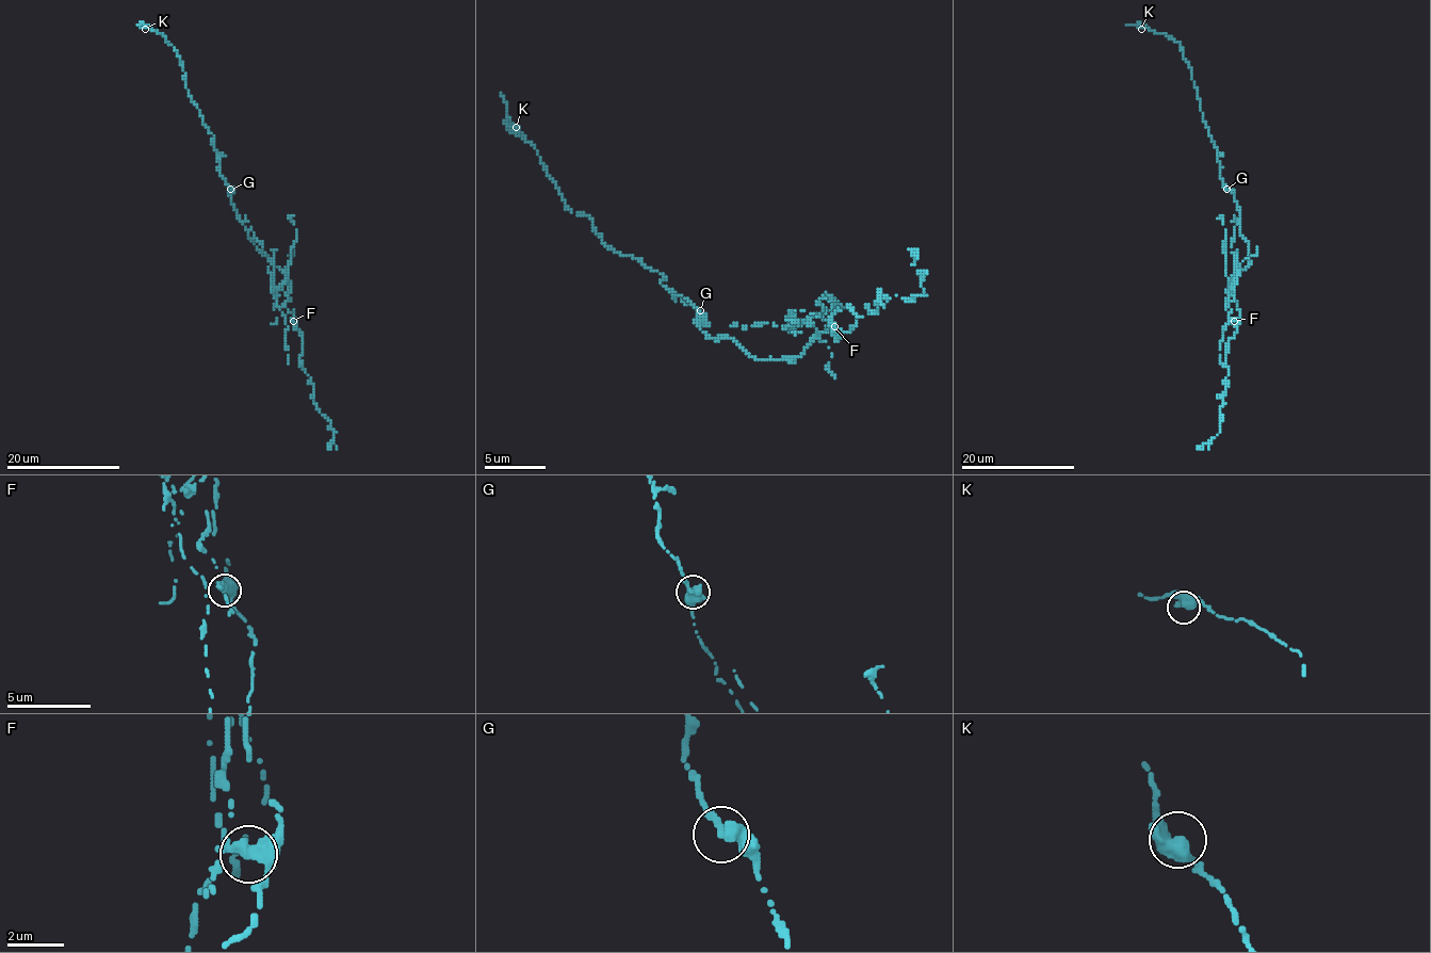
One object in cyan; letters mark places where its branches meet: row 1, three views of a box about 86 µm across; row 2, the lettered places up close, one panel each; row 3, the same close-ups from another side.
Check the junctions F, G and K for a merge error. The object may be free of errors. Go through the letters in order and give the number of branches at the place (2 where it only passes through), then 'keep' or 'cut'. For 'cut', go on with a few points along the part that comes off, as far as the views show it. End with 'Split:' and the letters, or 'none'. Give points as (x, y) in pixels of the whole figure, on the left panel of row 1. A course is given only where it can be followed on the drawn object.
F: 2 | cut | (293, 320), (279, 310), (272, 293), (289, 276), (292, 246), (297, 233), (292, 221), (294, 214)
G: 2 | keep
K: 2 | keep
Split: F

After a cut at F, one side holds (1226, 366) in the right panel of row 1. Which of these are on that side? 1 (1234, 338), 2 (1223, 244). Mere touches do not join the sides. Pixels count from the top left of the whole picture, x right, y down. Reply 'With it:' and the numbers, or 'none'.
With it: 1

